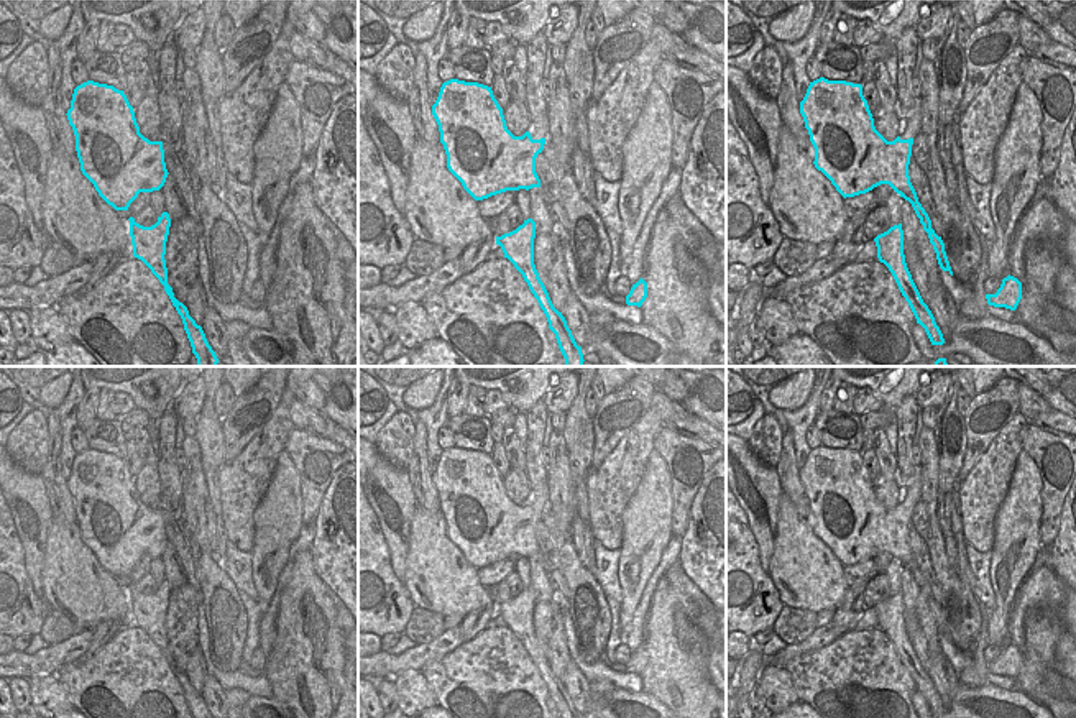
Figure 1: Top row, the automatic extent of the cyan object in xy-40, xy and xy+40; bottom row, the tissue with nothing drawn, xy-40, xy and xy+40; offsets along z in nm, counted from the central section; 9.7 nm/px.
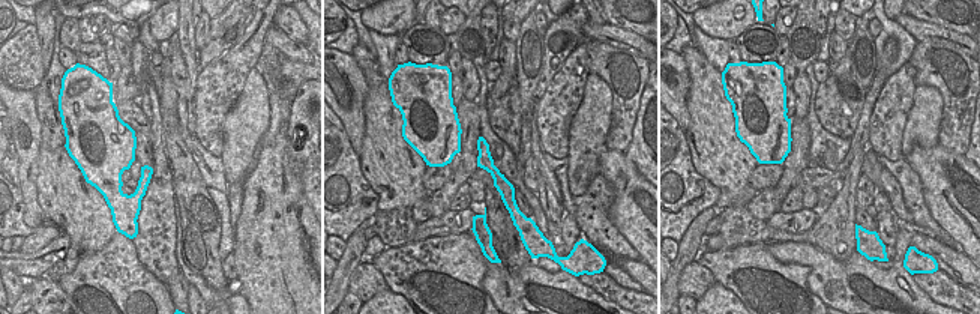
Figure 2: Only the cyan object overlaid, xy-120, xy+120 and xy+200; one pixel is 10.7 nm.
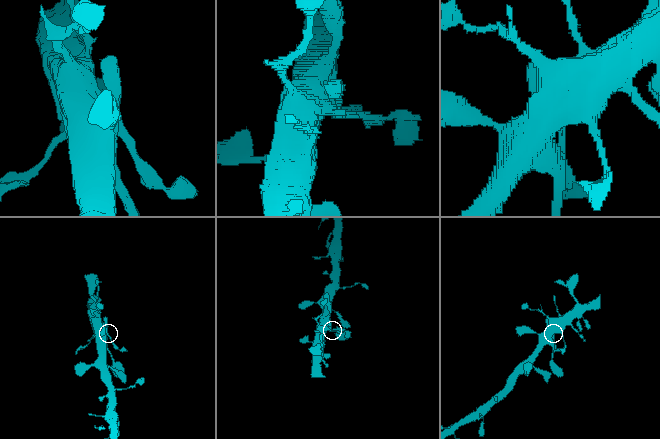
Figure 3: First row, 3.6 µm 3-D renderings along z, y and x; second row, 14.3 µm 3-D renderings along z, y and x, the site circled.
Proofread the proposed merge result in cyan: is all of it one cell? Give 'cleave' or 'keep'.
cleave

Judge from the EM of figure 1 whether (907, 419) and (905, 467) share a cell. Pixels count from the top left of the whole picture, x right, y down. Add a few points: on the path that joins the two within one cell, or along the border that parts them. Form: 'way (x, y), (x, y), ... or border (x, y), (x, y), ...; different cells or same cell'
way (905, 431), (904, 455); same cell

